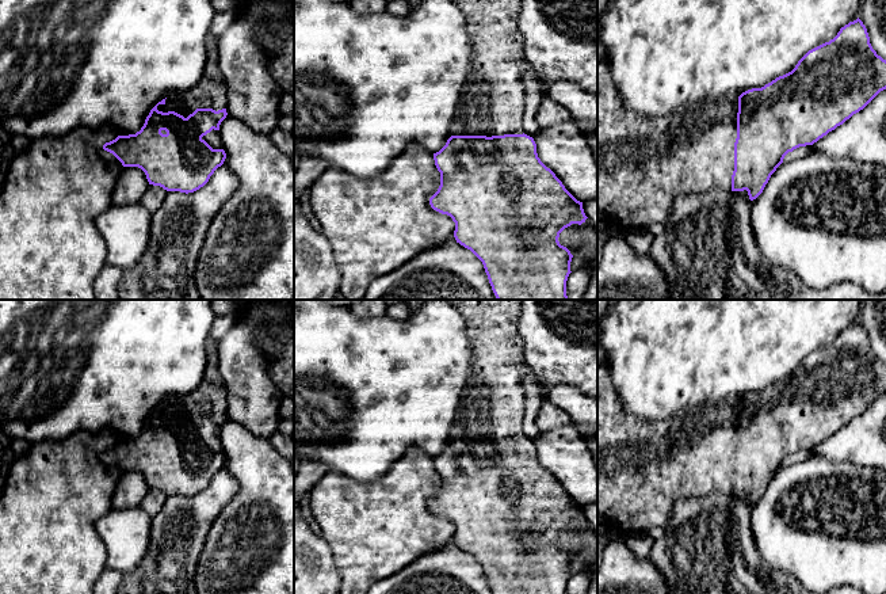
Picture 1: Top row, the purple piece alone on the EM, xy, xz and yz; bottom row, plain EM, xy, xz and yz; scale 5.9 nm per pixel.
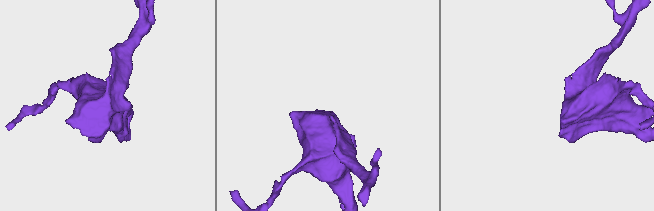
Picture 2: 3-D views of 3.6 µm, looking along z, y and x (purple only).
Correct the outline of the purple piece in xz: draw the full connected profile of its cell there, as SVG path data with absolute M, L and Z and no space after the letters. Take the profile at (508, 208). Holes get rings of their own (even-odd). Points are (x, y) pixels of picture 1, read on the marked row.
M451 0L465 15L466 30L473 45L470 72L462 87L451 137L434 160L440 172L440 186L429 198L434 210L447 214L455 222L457 243L470 250L484 264L497 300L568 300L566 281L573 255L558 241L560 233L572 224L588 218L583 202L577 201L547 168L536 153L532 137L524 133L526 108L524 76L535 77L549 91L542 75L536 73L524 54L524 38L519 30L522 0Z

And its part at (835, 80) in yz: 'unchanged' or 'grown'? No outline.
grown

